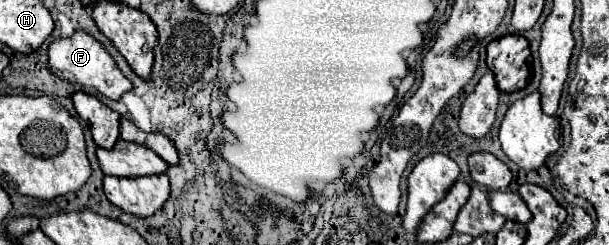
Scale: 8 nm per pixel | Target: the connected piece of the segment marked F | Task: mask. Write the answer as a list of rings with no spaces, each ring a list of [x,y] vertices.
[[[82,30],[74,32],[70,38],[54,40],[48,48],[48,56],[50,56],[48,68],[50,68],[52,74],[56,74],[58,78],[68,80],[68,82],[72,82],[72,78],[74,78],[74,82],[78,82],[82,86],[90,86],[90,88],[98,90],[102,96],[106,96],[110,100],[120,100],[124,92],[132,90],[130,80],[118,70],[116,62],[102,48],[102,44],[98,40],[94,40],[90,34],[82,32]]]

